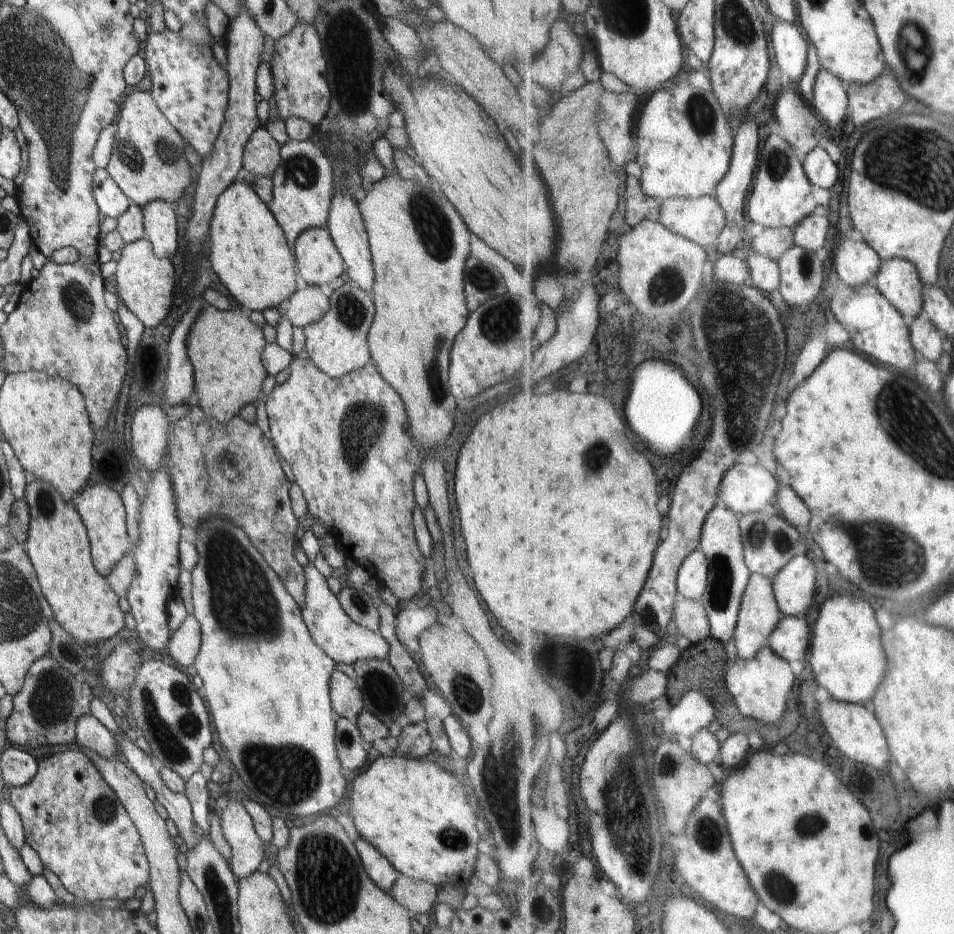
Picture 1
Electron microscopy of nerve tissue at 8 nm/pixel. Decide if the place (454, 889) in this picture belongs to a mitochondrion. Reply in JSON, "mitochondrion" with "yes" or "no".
{"mitochondrion":"no"}

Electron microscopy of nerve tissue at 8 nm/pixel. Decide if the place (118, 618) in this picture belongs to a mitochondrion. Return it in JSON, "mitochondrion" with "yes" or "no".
{"mitochondrion":"no"}

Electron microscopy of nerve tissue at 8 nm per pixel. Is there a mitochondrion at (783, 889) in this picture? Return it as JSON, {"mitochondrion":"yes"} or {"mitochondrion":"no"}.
{"mitochondrion":"yes"}

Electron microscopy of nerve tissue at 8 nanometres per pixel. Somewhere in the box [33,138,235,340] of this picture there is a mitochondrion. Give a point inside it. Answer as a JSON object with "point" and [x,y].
{"point":[77,301]}

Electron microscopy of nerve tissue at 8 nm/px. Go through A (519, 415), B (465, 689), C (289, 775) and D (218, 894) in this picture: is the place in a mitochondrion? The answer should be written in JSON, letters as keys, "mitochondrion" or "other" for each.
{"A":"other","B":"mitochondrion","C":"mitochondrion","D":"mitochondrion"}

